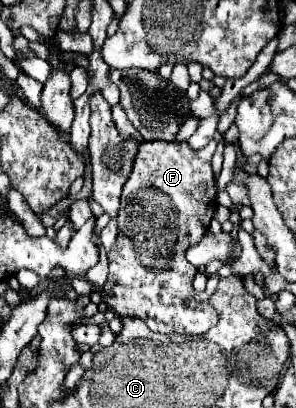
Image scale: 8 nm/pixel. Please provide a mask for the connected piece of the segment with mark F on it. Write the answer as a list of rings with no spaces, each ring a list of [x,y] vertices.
[[[212,140],[206,148],[194,152],[186,142],[140,144],[132,174],[124,184],[124,192],[120,198],[120,210],[116,216],[118,236],[112,250],[108,252],[110,272],[108,272],[108,282],[104,286],[104,300],[120,318],[134,316],[144,320],[154,332],[182,334],[182,336],[204,334],[206,330],[210,330],[210,326],[216,324],[218,314],[210,306],[210,302],[194,298],[198,292],[194,290],[192,280],[198,270],[186,260],[186,250],[202,240],[218,208],[216,182],[210,166],[216,146],[218,142]]]

